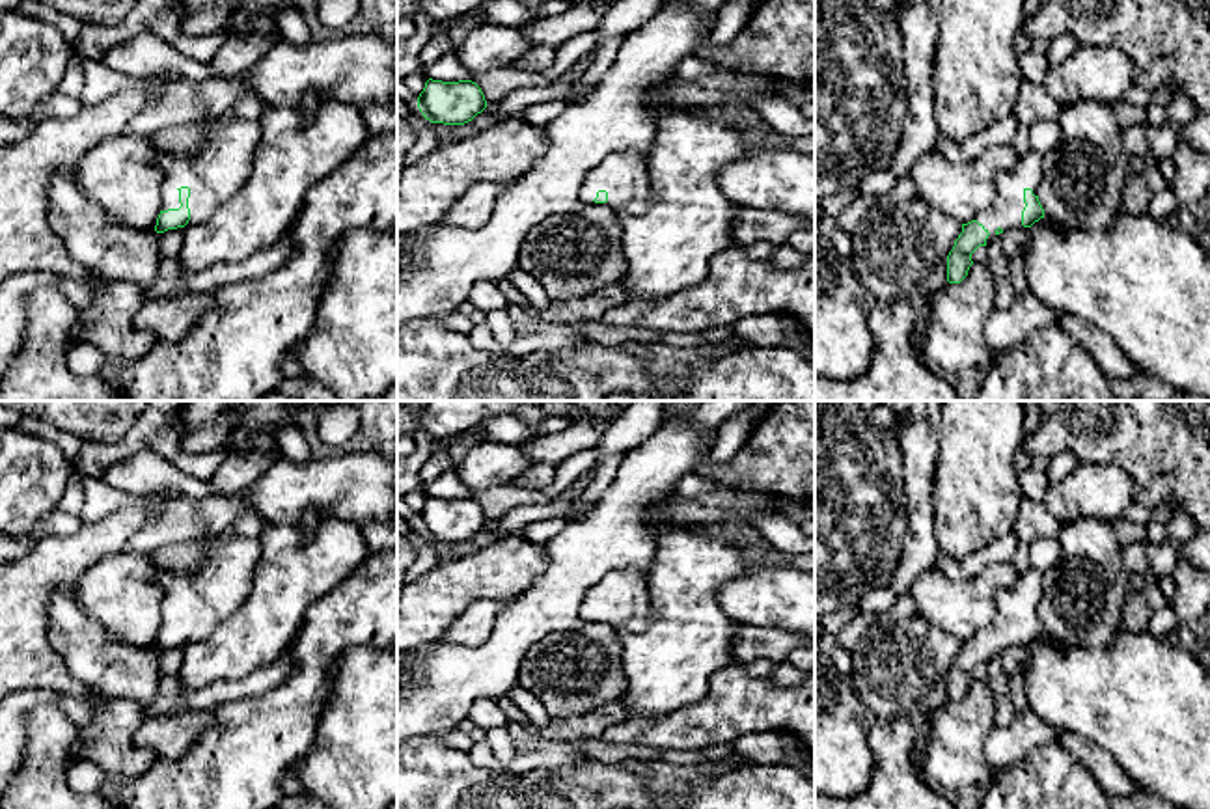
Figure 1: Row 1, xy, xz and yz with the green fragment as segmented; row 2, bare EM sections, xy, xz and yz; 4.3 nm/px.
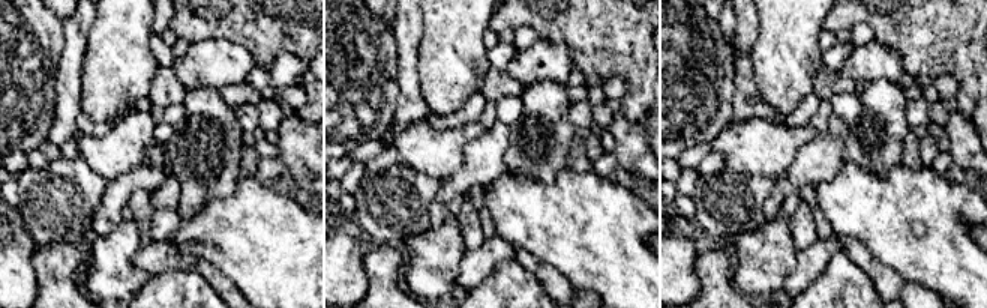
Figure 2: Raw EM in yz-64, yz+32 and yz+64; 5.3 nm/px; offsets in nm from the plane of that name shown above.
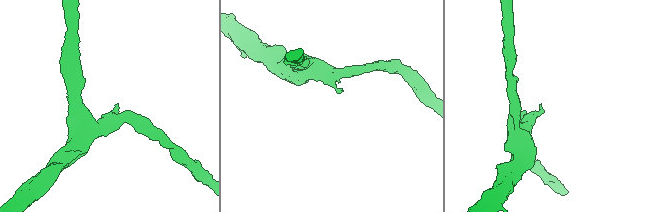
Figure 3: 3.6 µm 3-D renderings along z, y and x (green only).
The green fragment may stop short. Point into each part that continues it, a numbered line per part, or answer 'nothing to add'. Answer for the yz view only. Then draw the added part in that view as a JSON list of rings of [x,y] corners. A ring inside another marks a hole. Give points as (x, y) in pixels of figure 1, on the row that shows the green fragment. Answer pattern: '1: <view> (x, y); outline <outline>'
1: yz (1005, 211); outline [[[1029,149],[1025,155],[1018,157],[1012,170],[996,179],[996,199],[973,218],[990,233],[986,244],[996,237],[997,227],[1003,231],[1024,229],[1024,190],[1031,188],[1033,194],[1038,196],[1042,177],[1044,155]]]

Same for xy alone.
1: xy (215, 172); outline [[[229,117],[214,129],[194,153],[160,153],[162,211],[179,209],[179,188],[188,186],[188,224],[203,222],[237,194],[250,175],[250,166],[263,129],[259,121]]]

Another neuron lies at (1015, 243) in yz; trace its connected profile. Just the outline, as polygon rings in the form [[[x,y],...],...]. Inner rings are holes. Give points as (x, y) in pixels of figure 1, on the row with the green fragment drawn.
[[[1040,218],[1031,227],[999,233],[997,237],[1001,240],[1005,255],[1009,259],[1022,255],[1025,248],[1031,244],[1033,237],[1042,229],[1042,226],[1044,226],[1044,220]]]

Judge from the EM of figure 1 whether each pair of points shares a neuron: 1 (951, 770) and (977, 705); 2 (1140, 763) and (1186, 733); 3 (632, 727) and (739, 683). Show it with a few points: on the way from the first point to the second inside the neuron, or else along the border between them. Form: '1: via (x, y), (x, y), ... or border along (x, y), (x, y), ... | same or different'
1: via (951, 754), (953, 737), (966, 722) | same
2: via (1151, 752), (1169, 733), (1175, 733) | same
3: via (659, 729), (692, 727), (713, 709) | same

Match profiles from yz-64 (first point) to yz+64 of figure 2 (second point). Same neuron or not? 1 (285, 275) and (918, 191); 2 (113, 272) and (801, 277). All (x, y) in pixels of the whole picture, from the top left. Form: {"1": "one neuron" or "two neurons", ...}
{"1": "one neuron", "2": "two neurons"}

